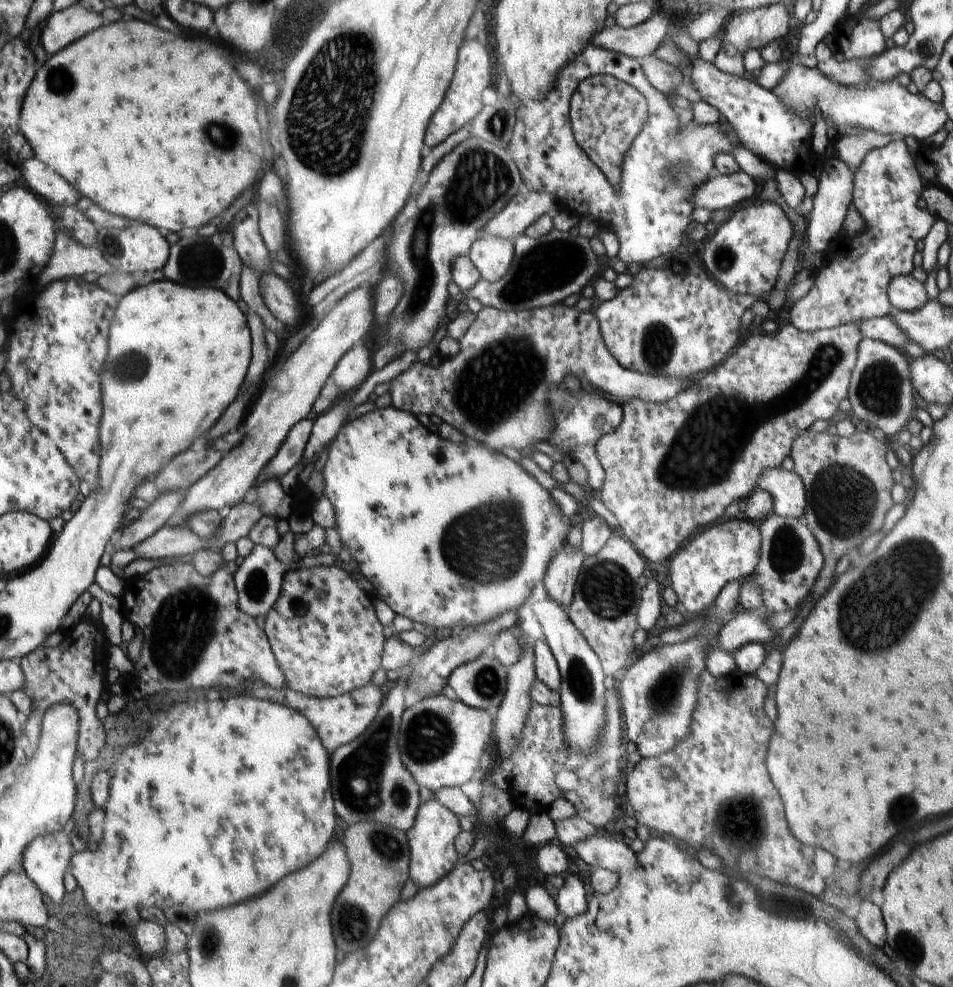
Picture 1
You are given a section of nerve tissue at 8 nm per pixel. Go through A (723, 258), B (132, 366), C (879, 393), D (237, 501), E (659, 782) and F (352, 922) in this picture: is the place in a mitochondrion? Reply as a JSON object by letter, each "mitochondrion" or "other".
{"A":"mitochondrion","B":"mitochondrion","C":"mitochondrion","D":"other","E":"other","F":"mitochondrion"}

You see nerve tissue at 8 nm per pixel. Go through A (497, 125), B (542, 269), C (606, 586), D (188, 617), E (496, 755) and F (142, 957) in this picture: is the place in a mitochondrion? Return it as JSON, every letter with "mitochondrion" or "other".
{"A":"mitochondrion","B":"mitochondrion","C":"mitochondrion","D":"mitochondrion","E":"other","F":"other"}

